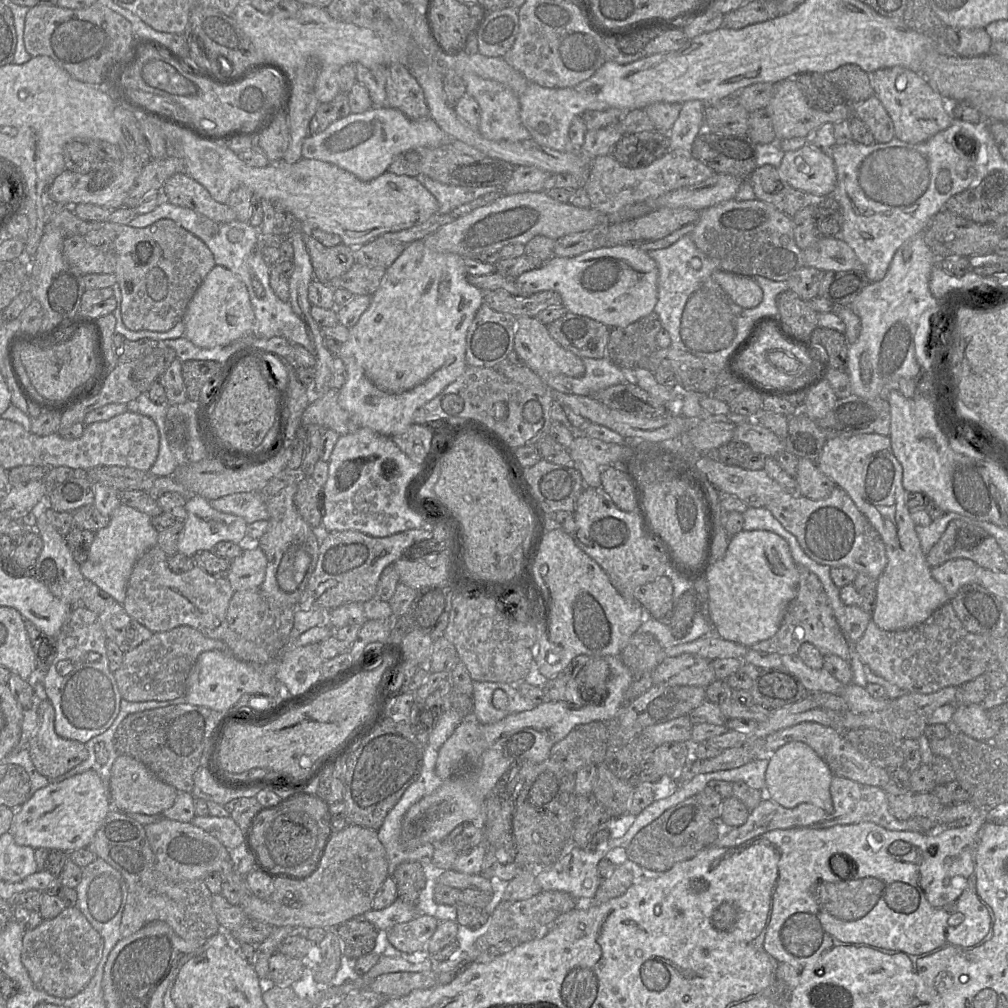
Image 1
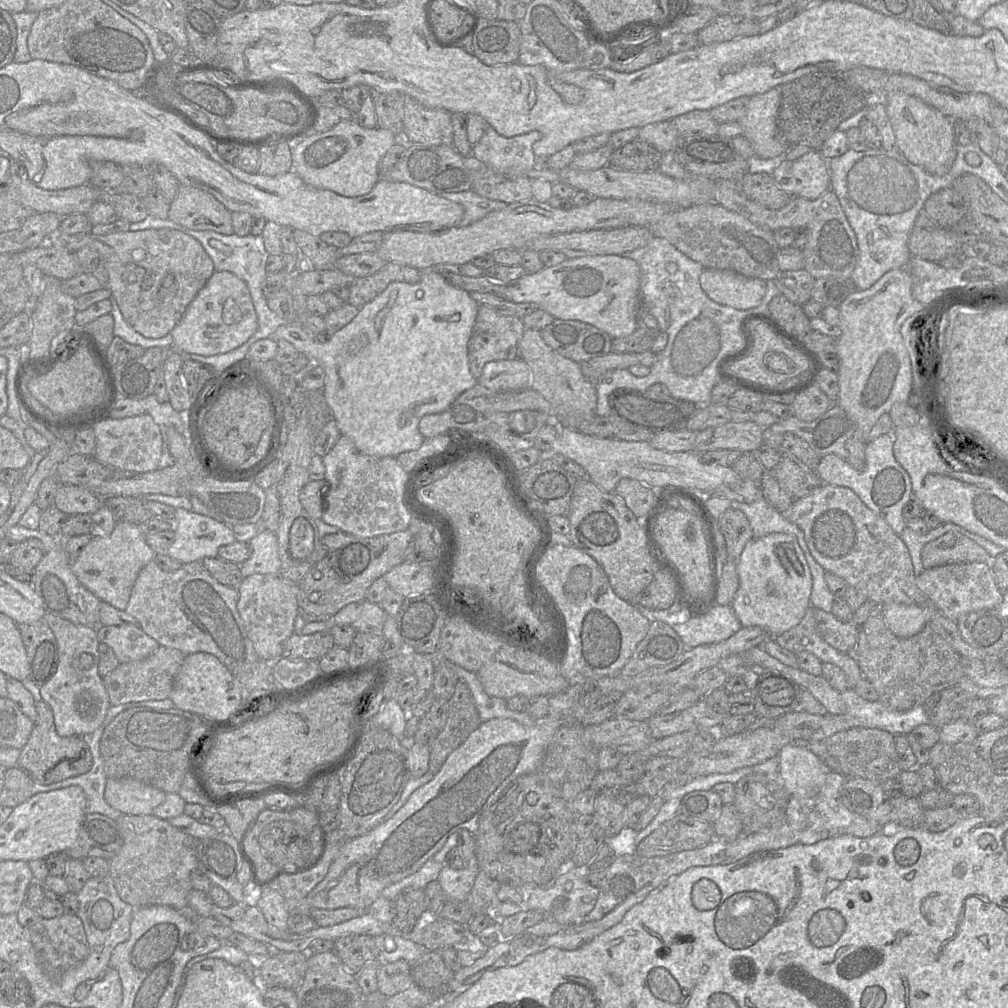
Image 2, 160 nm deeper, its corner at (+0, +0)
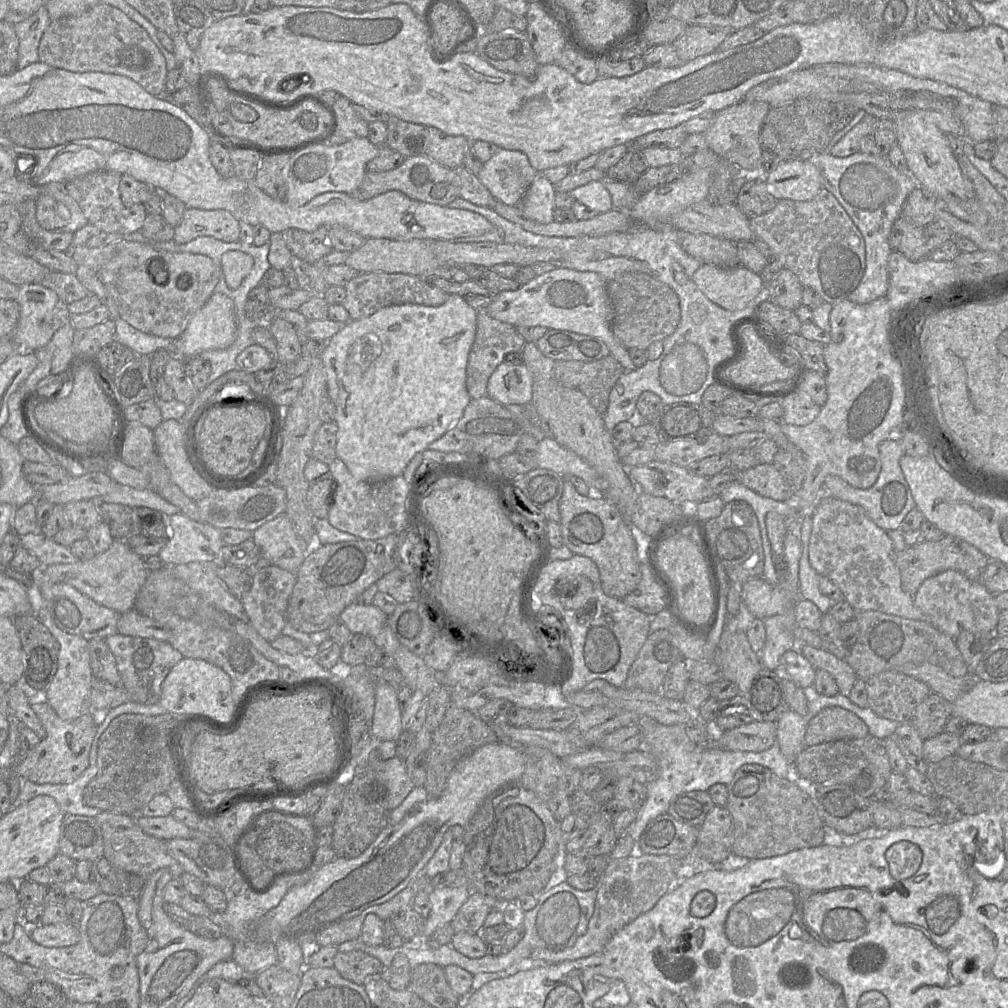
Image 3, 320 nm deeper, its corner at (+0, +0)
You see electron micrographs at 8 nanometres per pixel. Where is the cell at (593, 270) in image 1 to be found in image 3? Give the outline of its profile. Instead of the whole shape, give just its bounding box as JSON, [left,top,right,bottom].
[486,266,637,371]

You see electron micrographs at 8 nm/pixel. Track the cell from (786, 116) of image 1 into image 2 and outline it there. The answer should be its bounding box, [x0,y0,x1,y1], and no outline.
[739,86,790,159]

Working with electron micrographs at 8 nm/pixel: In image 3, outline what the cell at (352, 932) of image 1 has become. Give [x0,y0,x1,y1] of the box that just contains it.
[334,950,383,985]

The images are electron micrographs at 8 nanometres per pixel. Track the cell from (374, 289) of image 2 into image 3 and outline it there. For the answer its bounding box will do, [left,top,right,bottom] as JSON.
[341,273,449,320]

